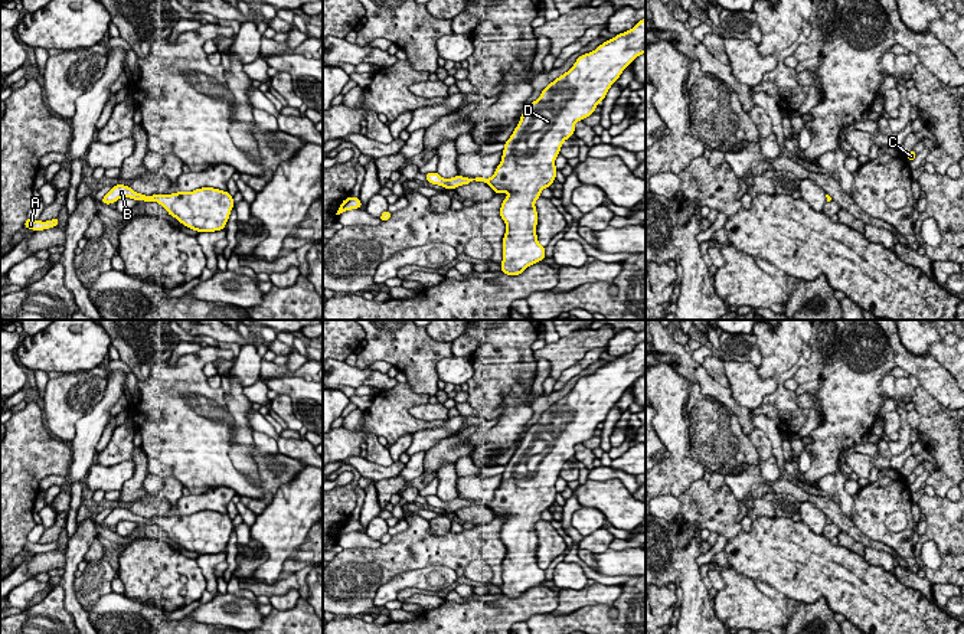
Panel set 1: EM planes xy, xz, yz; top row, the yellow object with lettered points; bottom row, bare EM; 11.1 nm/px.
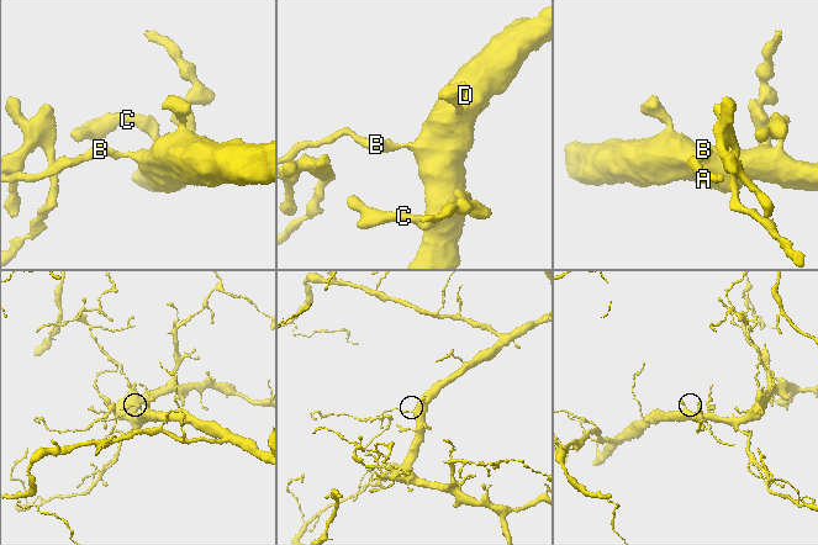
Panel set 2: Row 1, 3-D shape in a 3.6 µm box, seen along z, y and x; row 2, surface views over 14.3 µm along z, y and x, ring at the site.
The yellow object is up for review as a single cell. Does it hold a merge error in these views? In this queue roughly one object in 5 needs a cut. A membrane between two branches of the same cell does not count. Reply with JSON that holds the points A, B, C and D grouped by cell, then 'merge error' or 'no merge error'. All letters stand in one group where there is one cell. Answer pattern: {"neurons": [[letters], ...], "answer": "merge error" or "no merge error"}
{"neurons": [["A", "B", "C", "D"]], "answer": "no merge error"}

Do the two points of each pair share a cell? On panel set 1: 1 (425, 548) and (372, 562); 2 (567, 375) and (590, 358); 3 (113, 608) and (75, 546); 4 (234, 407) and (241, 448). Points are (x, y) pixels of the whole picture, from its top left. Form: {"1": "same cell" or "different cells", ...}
{"1": "same cell", "2": "same cell", "3": "different cells", "4": "same cell"}

